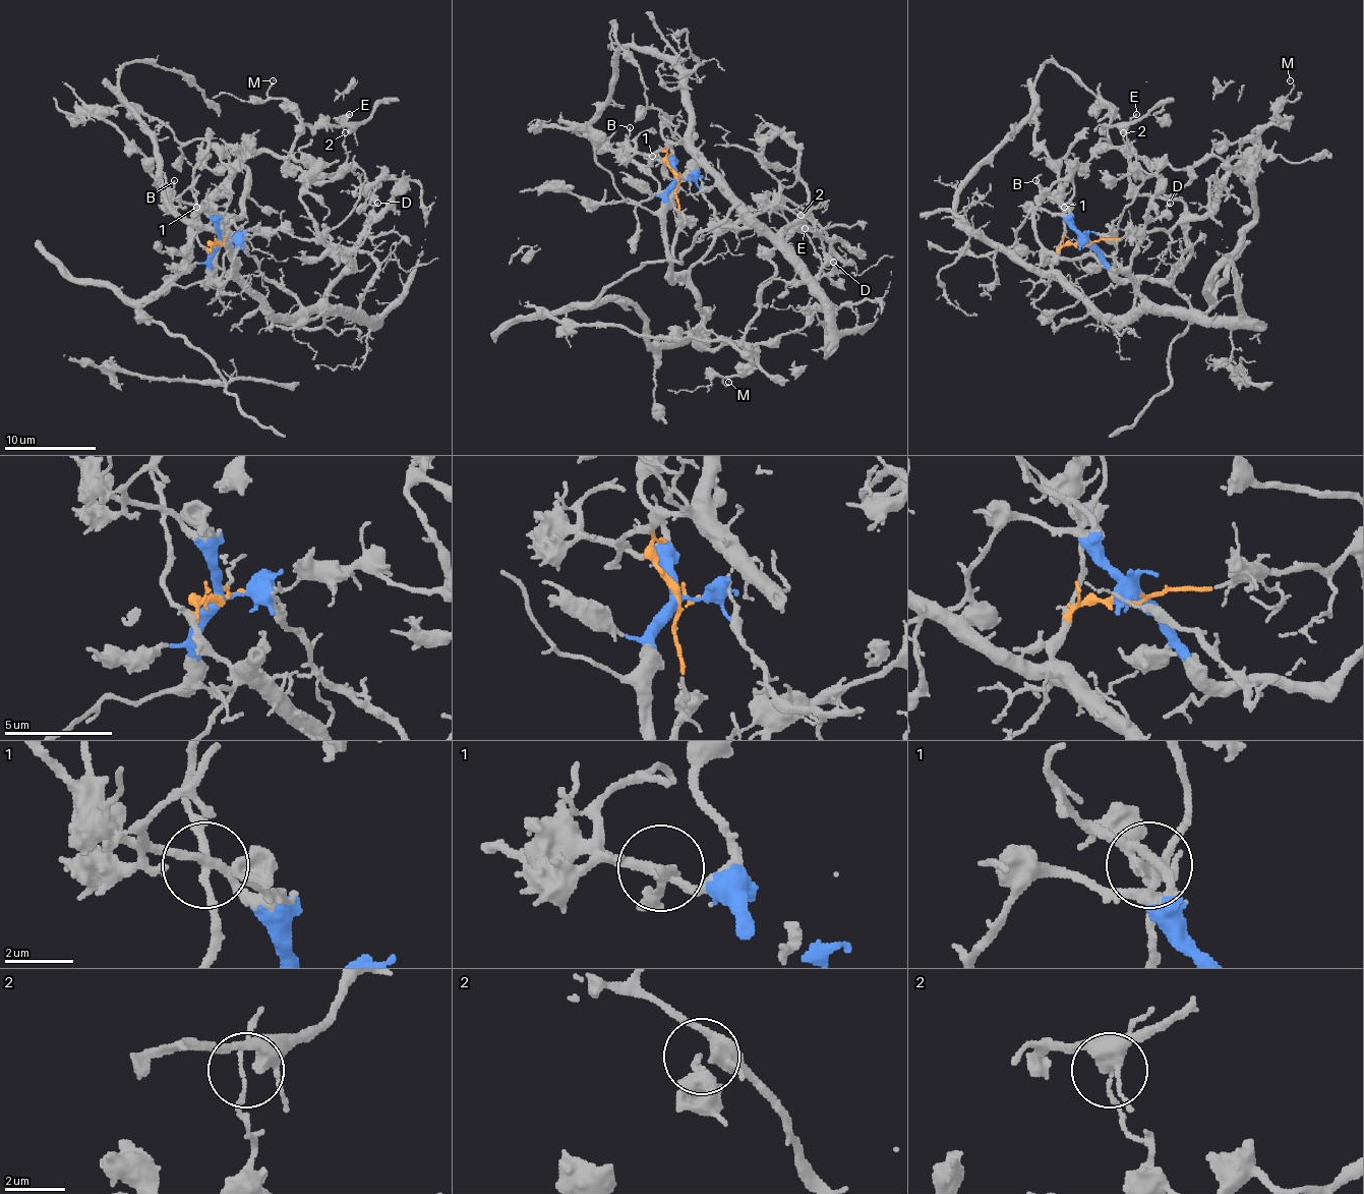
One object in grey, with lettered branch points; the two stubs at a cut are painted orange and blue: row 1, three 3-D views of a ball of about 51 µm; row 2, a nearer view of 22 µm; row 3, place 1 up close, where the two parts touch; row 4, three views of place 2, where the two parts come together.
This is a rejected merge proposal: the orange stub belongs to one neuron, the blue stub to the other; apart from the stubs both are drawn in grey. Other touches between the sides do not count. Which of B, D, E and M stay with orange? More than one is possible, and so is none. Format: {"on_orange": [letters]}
{"on_orange": ["D"]}

